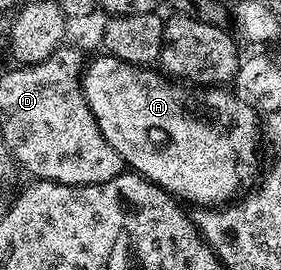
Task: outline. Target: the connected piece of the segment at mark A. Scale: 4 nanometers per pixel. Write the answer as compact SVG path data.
M106 53L100 57L84 67L81 90L107 144L119 152L130 171L154 182L174 198L197 202L193 204L201 208L228 204L258 181L257 149L261 142L263 146L263 126L258 111L242 102L232 89L178 84L156 69L132 66Z

